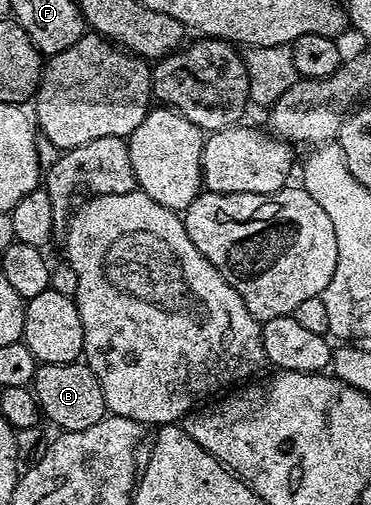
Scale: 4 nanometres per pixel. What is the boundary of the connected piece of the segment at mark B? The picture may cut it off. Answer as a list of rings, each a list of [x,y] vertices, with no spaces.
[[[82,360],[69,363],[40,364],[35,371],[35,377],[31,380],[30,388],[33,390],[40,414],[47,417],[56,425],[56,430],[72,433],[73,431],[85,431],[85,427],[93,427],[93,423],[101,423],[101,419],[108,416],[105,395],[101,391],[101,383],[97,383],[97,375]]]

